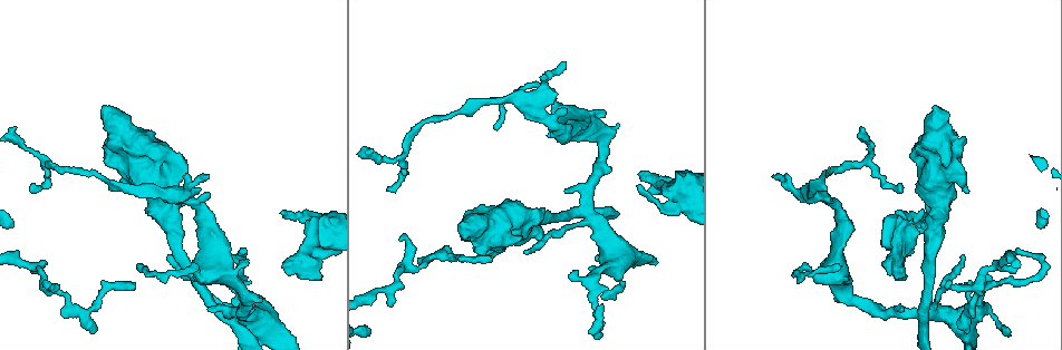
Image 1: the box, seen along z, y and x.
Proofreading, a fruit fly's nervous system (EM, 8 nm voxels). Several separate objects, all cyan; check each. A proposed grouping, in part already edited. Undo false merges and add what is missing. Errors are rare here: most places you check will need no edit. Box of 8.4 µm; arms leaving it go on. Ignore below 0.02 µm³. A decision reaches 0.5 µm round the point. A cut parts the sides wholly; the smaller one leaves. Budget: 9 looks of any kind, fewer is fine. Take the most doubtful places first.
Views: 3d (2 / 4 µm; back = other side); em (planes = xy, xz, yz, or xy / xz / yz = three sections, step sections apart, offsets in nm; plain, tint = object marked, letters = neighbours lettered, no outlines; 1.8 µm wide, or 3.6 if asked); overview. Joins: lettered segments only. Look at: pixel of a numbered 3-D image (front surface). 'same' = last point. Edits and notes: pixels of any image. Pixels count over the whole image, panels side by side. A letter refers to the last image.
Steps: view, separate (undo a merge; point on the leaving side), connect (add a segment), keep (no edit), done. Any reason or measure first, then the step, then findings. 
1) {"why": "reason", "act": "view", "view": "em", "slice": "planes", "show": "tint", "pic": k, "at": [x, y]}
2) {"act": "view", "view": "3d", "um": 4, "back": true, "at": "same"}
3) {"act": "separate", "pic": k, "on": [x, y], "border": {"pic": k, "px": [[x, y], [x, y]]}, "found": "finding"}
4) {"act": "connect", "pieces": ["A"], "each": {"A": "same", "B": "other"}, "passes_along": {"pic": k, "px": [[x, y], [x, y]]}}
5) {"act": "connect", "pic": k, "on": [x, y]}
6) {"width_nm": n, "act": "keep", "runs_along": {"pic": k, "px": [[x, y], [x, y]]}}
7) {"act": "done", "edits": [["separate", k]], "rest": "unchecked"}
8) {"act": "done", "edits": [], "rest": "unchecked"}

{"why": "thin end", "act": "view", "view": "3d", "um": 4, "pic": 1, "at": [487, 258]}

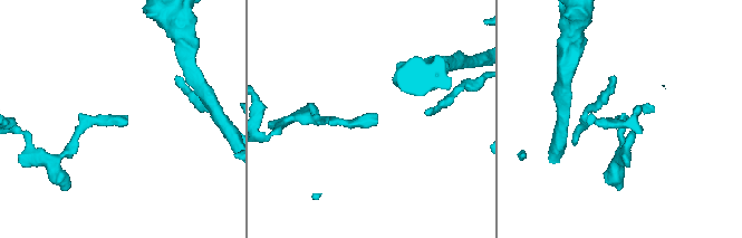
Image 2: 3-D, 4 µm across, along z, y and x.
{"why": "need the tissue", "act": "view", "view": "em", "um": 3.6, "slice": "planes", "show": "letters", "pic": 2, "at": [376, 114]}

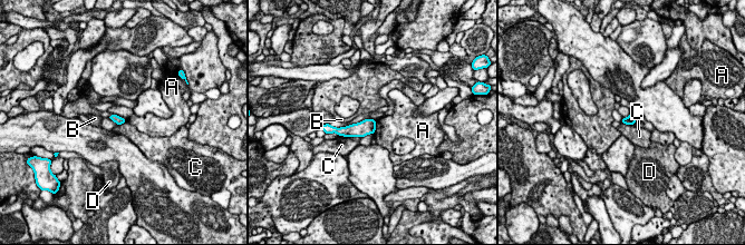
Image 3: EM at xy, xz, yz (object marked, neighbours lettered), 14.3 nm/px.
{"act": "keep", "each": {"A": "other", "B": "other", "C": "other", "D": "other"}, "border": {"pic": 3, "px": [[338, 135], [360, 137]]}, "found": "none of them fits"}

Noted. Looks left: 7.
{"why": "thin neck", "act": "view", "view": "3d", "um": 2, "pic": 1, "at": [62, 291]}

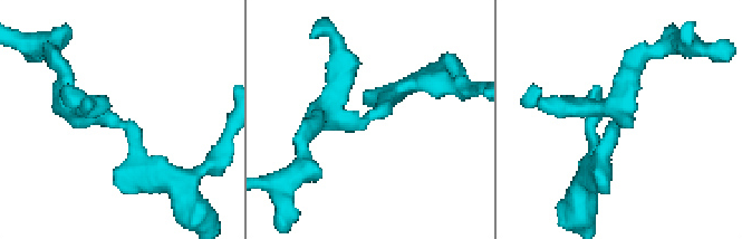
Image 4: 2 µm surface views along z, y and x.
{"act": "view", "view": "em", "slice": "xz", "step": 8, "show": "tint", "pic": 4, "at": [114, 122]}

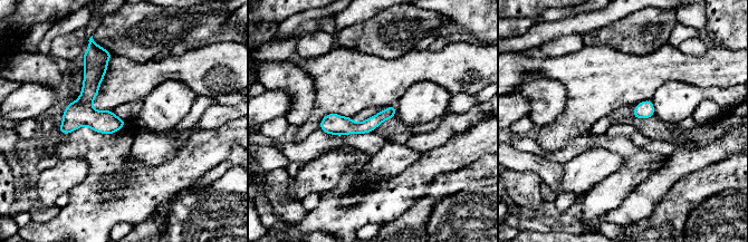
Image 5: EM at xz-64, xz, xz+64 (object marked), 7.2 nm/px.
{"act": "view", "view": "em", "slice": "planes", "show": "letters", "at": "same"}

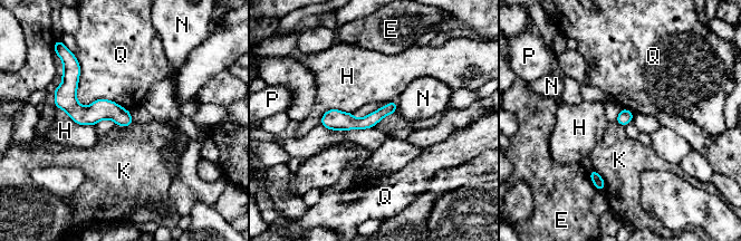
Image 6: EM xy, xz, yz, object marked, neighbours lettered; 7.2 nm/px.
{"width_nm": 90, "act": "keep", "each": {"E": "other", "H": "other", "K": "other", "N": "other", "P": "other", "Q": "other"}, "runs_along": {"pic": 6, "px": [[59, 102], [130, 122]]}, "found": "all the same neuron"}

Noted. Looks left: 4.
{"act": "view", "view": "em", "slice": "xz", "step": 8, "show": "letters", "pic": 1, "at": [282, 265]}

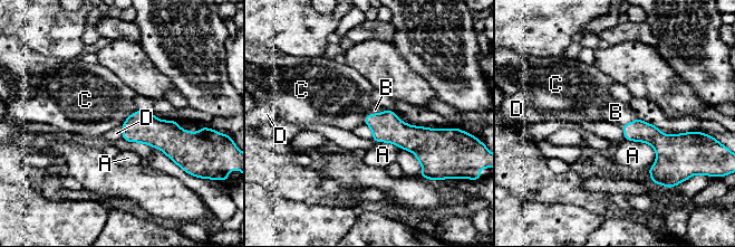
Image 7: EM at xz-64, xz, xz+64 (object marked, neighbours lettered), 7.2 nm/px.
{"why": "another direction", "act": "view", "view": "em", "slice": "planes", "show": "letters", "at": "same"}

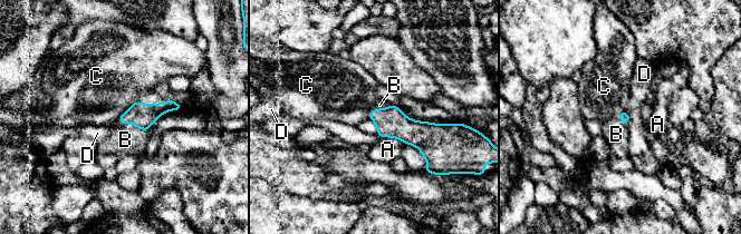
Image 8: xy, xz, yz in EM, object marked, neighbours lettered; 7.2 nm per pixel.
{"longest_contact_nm": ["C", 200], "act": "connect", "pieces": ["B"], "each": {"A": "other", "B": "same", "C": "other", "D": "other"}, "passes_along": {"pic": 8, "px": [[143, 116], [132, 123], [125, 139]]}, "found": "the neuron continues"}

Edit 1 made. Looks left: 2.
{"why": "thick turns thin", "act": "view", "view": "em", "um": 3.6, "slice": "planes", "show": "tint", "pic": 1, "at": [171, 218]}

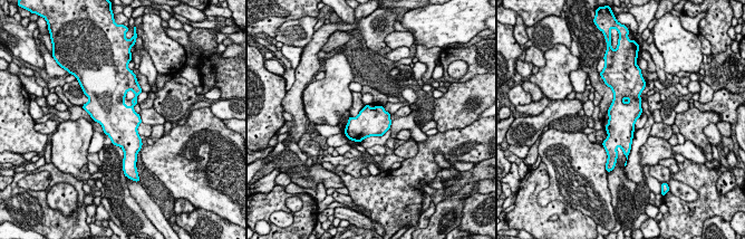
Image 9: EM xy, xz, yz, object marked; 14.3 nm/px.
{"act": "view", "view": "em", "um": 3.6, "slice": "planes", "show": "letters", "at": "same"}

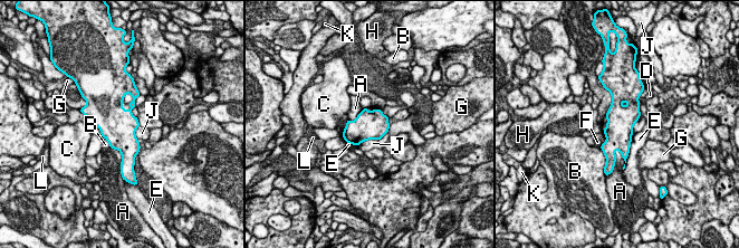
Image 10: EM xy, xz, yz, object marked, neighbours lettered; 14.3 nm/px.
{"width_nm": 420, "act": "keep", "each": {"A": "other", "B": "other", "C": "other", "D": "other", "E": "other", "F": "other", "G": "other", "H": "other", "J": "other", "K": "other", "L": "other"}, "border": {"pic": 10, "px": [[386, 132], [356, 145]]}, "found": "one neuron here"}

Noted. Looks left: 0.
{"act": "done", "edits": [["connect", 8]], "rest": "unchecked"}

